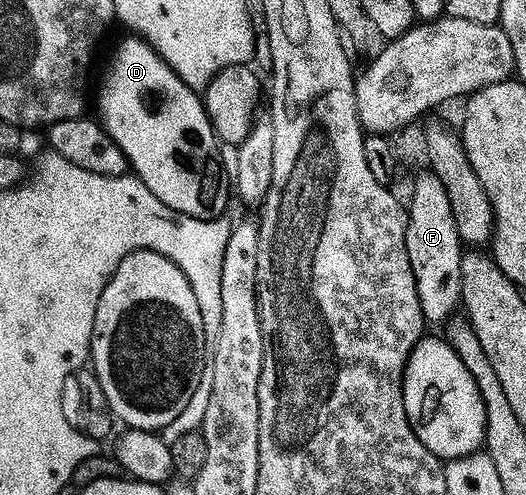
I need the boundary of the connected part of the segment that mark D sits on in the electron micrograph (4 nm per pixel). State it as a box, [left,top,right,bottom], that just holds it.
[97,36,233,220]

